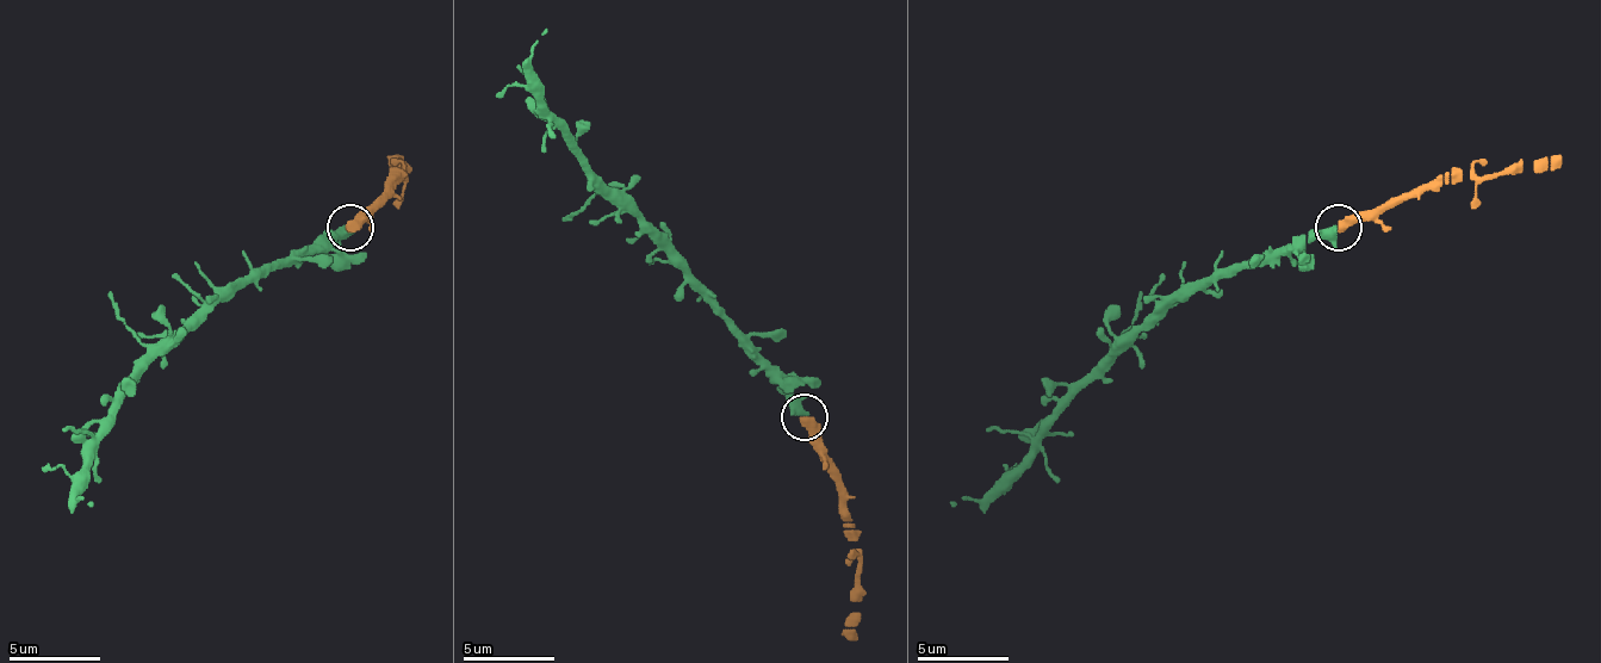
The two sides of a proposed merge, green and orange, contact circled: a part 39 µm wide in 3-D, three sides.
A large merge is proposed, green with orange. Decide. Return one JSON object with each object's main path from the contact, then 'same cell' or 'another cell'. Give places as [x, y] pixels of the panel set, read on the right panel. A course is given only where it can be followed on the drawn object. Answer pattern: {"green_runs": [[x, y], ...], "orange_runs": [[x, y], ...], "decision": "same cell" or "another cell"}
{"green_runs": [[1338, 225], [1196, 280], [1090, 382], [985, 496], [949, 500]], "orange_runs": [[1338, 225], [1360, 222], [1415, 190], [1438, 190], [1460, 171], [1506, 175], [1520, 162], [1552, 162], [1561, 153]], "decision": "same cell"}

